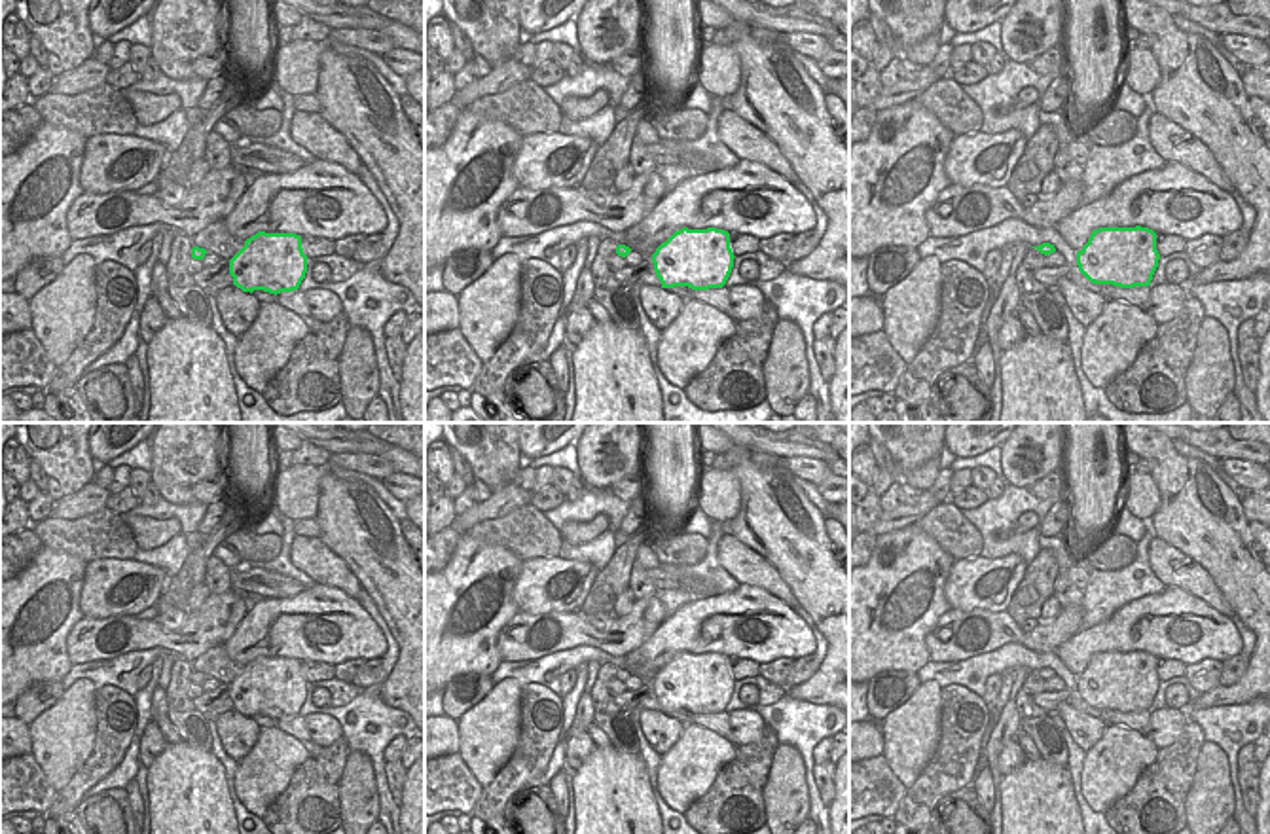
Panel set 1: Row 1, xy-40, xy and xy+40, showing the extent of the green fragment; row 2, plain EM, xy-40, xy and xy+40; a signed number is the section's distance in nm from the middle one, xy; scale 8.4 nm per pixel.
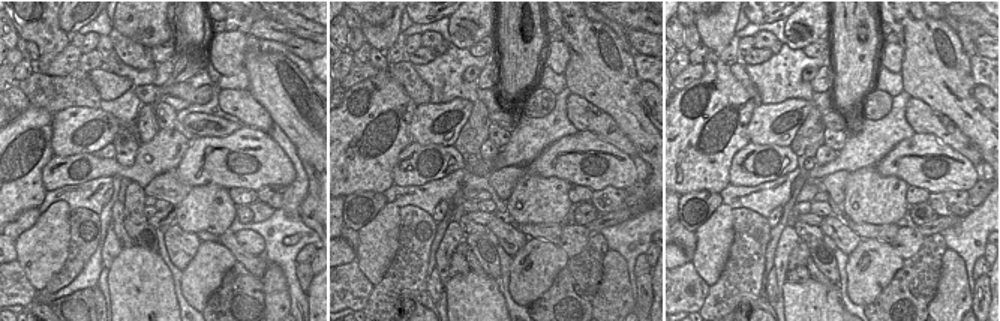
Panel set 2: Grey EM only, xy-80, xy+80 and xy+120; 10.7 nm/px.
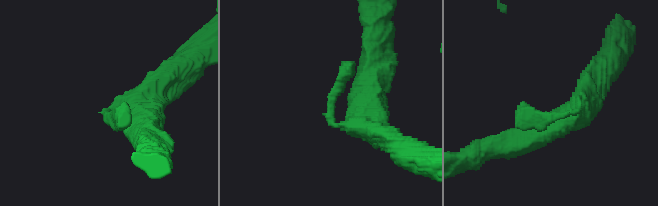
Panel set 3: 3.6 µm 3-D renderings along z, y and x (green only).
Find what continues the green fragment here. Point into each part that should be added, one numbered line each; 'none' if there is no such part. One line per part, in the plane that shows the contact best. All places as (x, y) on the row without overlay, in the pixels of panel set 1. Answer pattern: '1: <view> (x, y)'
none.

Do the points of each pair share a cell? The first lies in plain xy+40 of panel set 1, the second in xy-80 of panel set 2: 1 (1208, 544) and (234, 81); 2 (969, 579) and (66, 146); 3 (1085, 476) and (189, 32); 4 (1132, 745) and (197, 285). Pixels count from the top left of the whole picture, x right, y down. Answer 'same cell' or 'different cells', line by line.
1: different cells
2: same cell
3: same cell
4: same cell

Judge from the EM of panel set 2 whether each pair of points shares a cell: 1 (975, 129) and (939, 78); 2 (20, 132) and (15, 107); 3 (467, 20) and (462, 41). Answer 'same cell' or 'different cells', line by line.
1: same cell
2: different cells
3: same cell

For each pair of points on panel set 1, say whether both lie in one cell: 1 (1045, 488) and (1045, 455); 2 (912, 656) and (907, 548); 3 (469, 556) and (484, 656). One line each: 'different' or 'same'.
1: different
2: same
3: same

